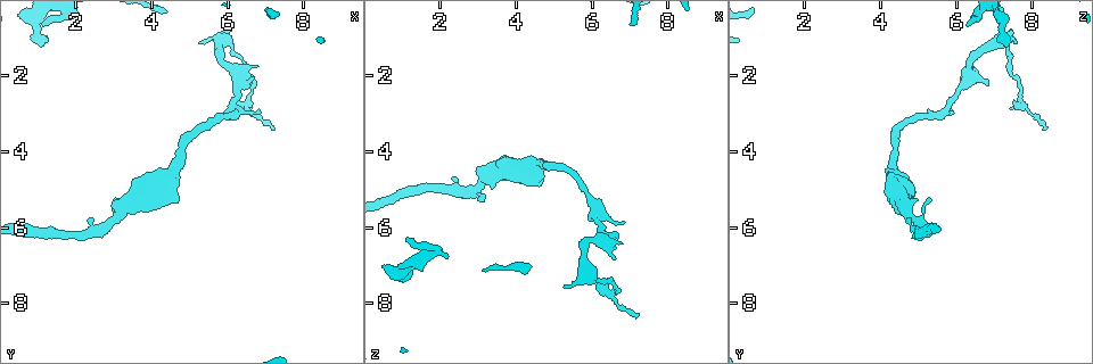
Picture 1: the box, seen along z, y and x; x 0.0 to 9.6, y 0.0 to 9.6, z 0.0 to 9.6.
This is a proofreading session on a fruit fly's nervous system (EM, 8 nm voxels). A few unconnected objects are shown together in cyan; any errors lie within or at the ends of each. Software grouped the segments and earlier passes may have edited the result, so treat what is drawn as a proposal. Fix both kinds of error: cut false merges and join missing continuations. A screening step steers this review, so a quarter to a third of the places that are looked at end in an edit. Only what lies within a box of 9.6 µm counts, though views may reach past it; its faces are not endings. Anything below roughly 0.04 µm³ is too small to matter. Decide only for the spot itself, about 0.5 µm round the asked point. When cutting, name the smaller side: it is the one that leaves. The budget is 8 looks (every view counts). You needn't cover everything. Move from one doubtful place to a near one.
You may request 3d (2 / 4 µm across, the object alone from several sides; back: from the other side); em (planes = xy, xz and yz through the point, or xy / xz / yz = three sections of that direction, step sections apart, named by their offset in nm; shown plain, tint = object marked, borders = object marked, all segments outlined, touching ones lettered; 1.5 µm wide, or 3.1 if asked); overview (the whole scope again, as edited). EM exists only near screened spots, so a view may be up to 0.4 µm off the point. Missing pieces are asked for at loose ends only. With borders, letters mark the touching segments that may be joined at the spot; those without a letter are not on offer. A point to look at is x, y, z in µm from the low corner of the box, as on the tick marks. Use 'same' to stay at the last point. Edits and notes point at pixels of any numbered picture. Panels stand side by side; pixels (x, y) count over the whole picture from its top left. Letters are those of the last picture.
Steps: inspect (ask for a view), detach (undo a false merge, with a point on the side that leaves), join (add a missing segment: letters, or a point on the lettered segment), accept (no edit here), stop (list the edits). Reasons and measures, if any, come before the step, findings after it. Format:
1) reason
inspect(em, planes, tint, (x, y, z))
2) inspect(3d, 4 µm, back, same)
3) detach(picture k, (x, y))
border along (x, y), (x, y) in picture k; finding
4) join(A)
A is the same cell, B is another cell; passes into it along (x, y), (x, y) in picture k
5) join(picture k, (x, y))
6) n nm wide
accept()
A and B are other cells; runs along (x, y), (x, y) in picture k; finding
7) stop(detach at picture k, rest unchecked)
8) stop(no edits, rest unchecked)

an open end
inspect(em, planes, borders, (1.10, 0.70, 6.20))

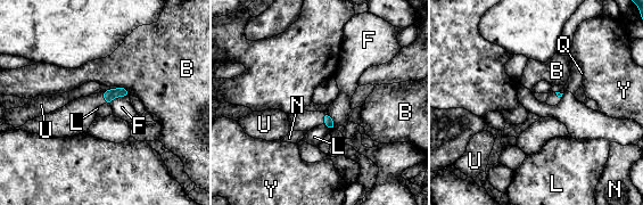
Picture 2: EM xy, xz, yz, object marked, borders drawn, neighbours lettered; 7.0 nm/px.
F touches over 160 nm
accept()
B, F, L, N, Q, U and Y are other cells; border along (323, 123), (330, 131) in picture 2; no lettered segment goes on from it

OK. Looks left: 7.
tapers out
inspect(3d, 2 µm, back, (6.10, 2.75, 7.55))

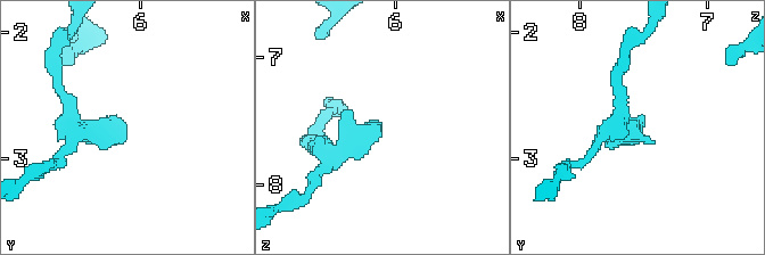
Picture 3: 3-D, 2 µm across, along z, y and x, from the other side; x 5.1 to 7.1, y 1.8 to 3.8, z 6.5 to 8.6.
now the EM
inspect(em, planes, plain, (6.14, 2.76, 7.50))

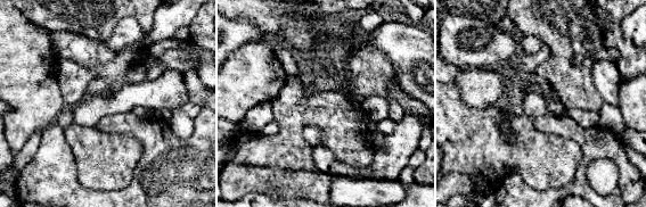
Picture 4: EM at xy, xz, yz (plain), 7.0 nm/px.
what lies round it
inspect(em, planes, borders, same)

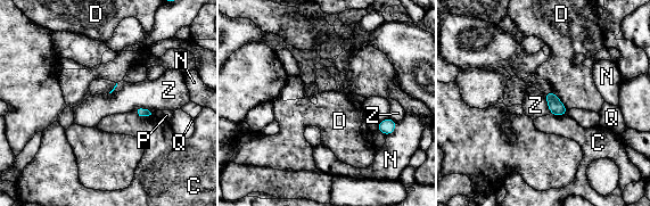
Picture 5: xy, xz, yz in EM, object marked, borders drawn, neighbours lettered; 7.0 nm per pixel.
accept()
C, D, N, P, Q and Z are other cells; border along (543, 93), (548, 109), (551, 113) in picture 5; no lettered segment goes on from it

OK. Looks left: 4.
tapers out
inspect(em, planes, borders, (5.30, 1.15, 7.65))

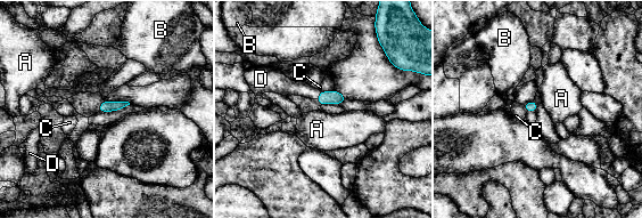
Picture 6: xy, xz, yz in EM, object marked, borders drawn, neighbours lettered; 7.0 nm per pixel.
join(D)
D is the same cell, A, B and C are other cells; passes into it along (326, 97), (319, 95), (285, 86) in picture 6; it goes on there

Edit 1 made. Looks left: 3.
stop(join at picture 6, rest unchecked)

